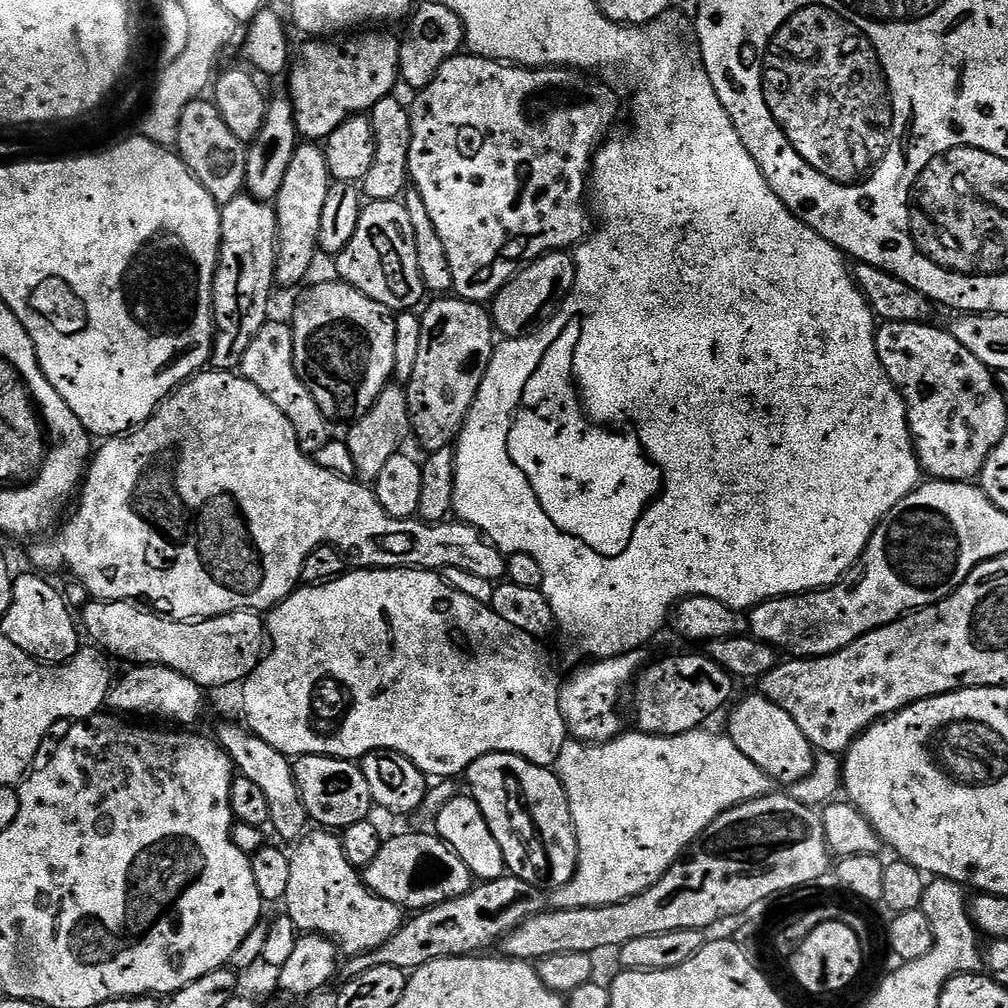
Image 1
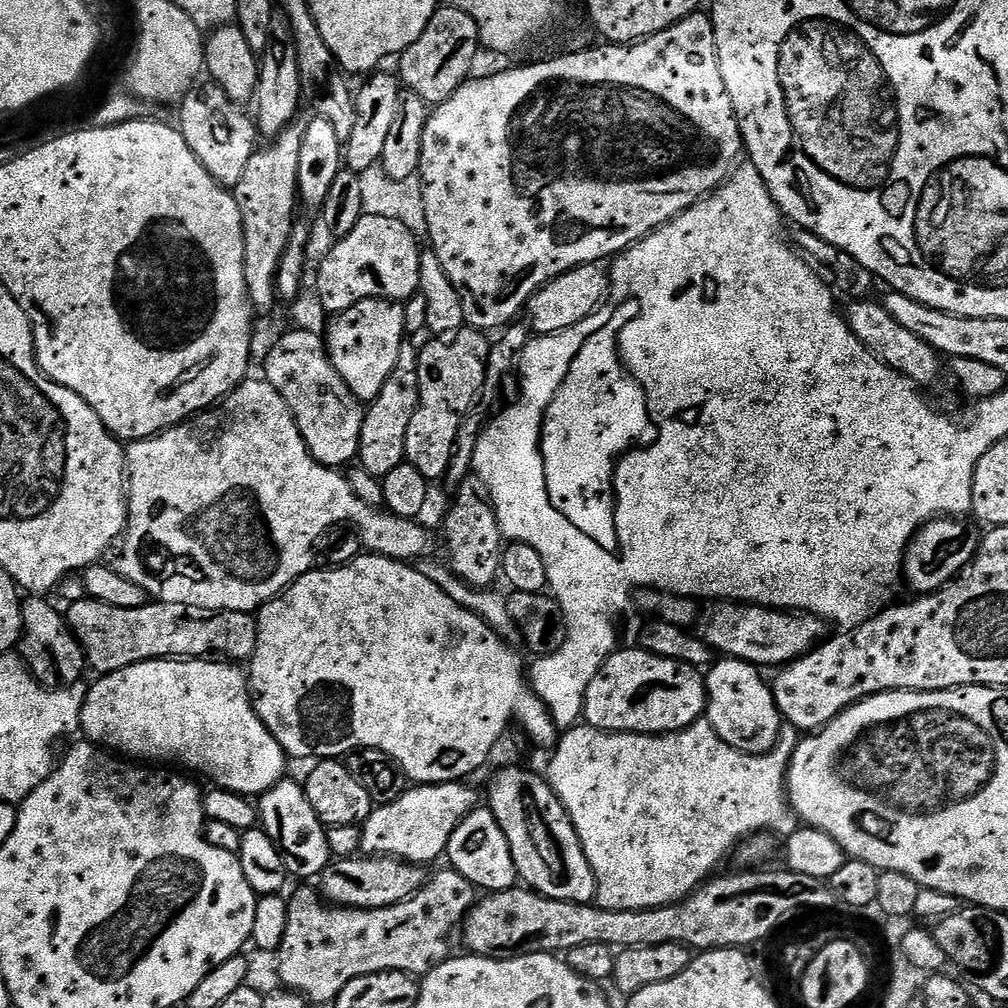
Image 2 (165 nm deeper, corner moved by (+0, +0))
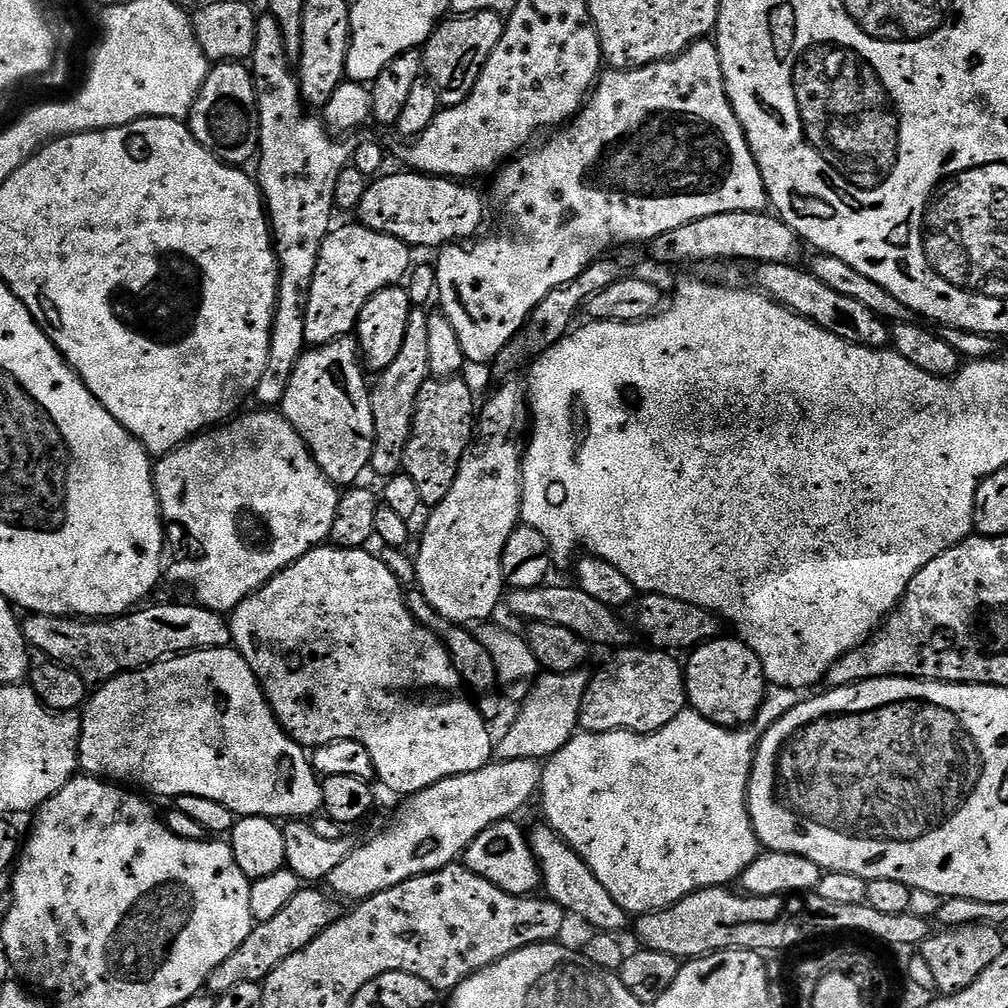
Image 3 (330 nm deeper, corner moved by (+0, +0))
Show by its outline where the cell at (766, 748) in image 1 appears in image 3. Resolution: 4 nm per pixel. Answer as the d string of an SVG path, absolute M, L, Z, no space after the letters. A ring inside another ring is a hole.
M739 638L708 640L691 649L683 665L688 703L698 714L723 728L745 728L764 705L770 687L764 678L764 664L749 644Z

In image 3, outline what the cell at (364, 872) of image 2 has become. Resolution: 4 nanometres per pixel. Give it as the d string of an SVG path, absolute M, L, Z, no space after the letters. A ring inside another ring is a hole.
M301 887L300 892L294 894L290 902L286 902L284 909L279 914L274 914L274 918L270 918L270 922L262 922L252 927L246 942L242 942L242 946L238 946L238 950L234 950L234 954L230 954L226 962L222 962L222 966L214 966L214 970L208 975L207 991L213 997L219 998L242 983L263 985L264 979L279 964L286 962L290 954L298 954L298 950L310 946L310 942L314 942L318 934L325 932L335 920L345 915L346 908L339 904L341 901L331 891L319 892L316 888L319 887Z

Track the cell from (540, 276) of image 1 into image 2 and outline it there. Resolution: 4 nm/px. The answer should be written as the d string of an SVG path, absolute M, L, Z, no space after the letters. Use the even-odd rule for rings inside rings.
M583 264L549 280L526 305L526 323L536 336L549 336L566 330L594 314L610 295L610 276L600 264Z

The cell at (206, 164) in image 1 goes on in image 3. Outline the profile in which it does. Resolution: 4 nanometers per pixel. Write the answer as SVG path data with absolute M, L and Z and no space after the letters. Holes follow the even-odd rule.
M220 62L209 67L208 77L194 102L186 123L194 138L206 150L210 150L219 160L233 166L247 165L247 160L257 155L260 147L260 127L258 126L258 102L256 101L256 82L251 67L244 62Z

